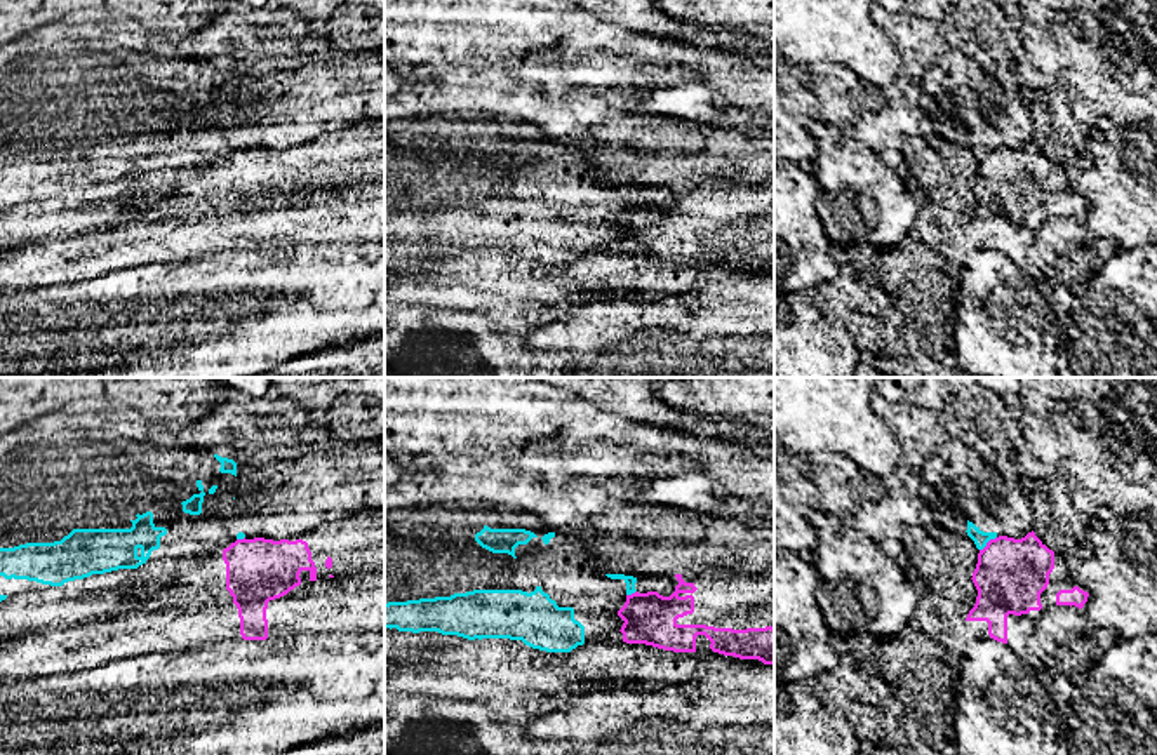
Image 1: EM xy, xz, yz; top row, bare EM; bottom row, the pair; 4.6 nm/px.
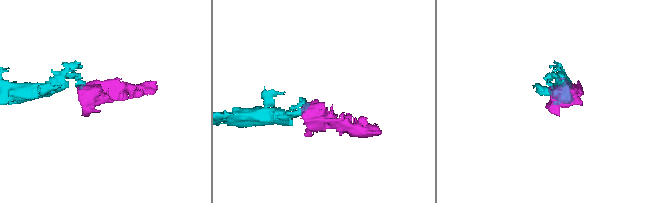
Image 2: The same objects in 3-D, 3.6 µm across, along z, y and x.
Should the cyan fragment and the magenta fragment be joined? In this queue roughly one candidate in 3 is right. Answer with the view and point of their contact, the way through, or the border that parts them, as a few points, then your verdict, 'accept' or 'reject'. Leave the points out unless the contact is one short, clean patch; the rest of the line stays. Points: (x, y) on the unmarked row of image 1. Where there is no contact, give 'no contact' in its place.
contact yz (987, 152); border yz (996, 146), (980, 160); reject

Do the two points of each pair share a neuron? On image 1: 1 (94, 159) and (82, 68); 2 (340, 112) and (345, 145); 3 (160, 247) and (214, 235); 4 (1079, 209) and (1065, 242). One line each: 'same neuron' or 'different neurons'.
1: same neuron
2: different neurons
3: same neuron
4: different neurons

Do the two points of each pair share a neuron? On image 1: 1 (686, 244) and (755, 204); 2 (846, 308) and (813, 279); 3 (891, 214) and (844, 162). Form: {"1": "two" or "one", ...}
{"1": "one", "2": "two", "3": "one"}

